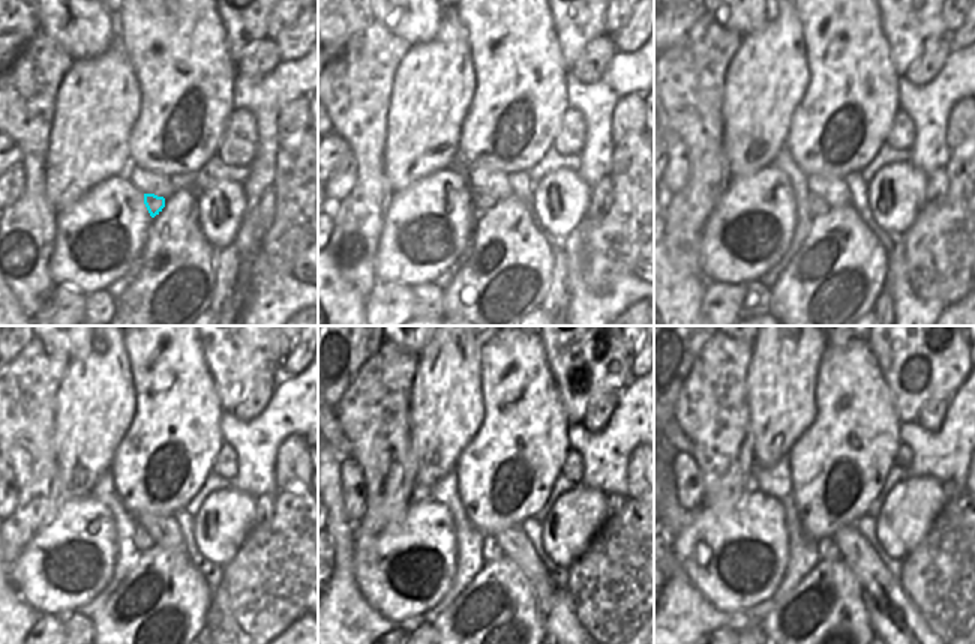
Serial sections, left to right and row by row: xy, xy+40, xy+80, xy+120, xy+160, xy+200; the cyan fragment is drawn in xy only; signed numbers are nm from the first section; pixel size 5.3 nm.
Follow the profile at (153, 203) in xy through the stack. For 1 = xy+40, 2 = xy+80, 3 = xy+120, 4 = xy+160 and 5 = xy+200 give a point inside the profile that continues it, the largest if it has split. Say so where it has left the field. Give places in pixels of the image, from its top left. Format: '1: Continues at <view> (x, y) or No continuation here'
1: Continues at xy+40 (480, 201)
2: Continues at xy+80 (818, 206)
3: Continues at xy+120 (143, 539)
4: Continues at xy+160 (491, 550)
5: Continues at xy+200 (827, 550)

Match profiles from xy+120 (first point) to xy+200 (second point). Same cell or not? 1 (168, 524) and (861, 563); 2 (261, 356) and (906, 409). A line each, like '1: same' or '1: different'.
1: same
2: same

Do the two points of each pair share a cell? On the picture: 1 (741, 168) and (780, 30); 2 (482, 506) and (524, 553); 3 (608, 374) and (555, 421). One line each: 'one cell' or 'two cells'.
1: one cell
2: two cells
3: two cells

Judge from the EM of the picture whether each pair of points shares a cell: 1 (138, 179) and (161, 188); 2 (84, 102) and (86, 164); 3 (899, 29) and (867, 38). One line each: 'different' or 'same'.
1: same
2: same
3: different

